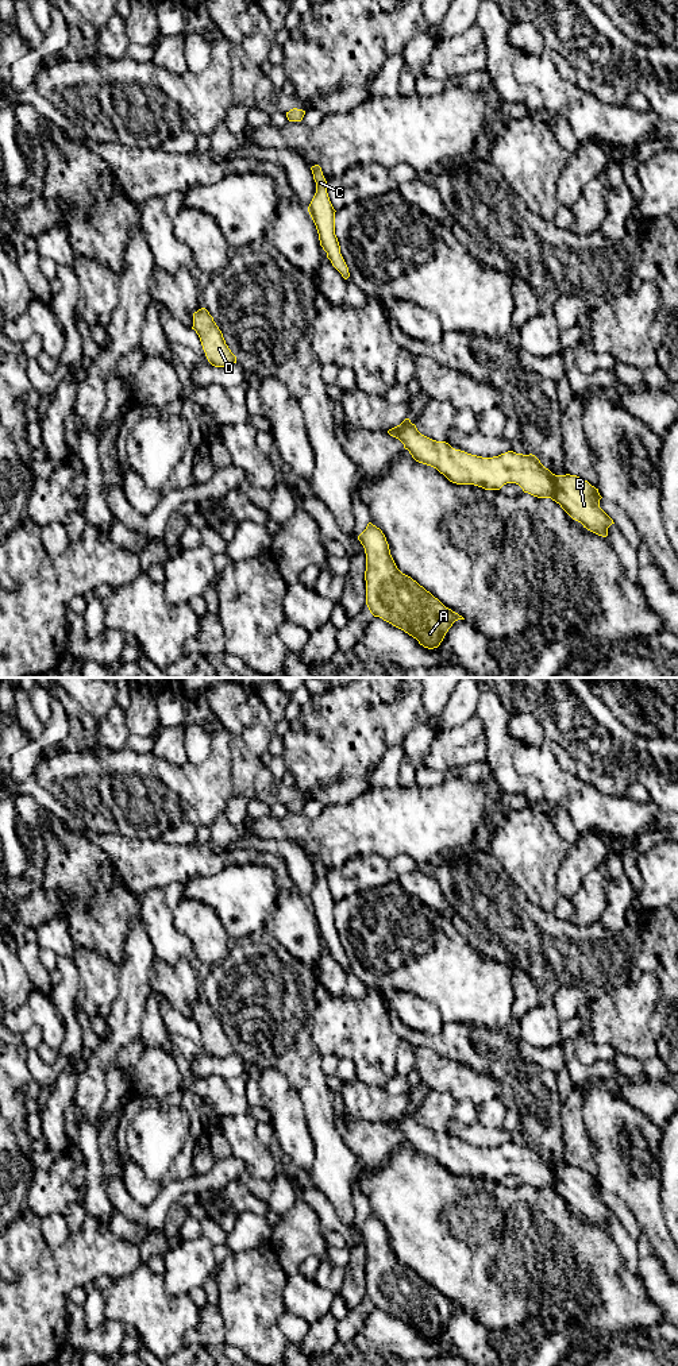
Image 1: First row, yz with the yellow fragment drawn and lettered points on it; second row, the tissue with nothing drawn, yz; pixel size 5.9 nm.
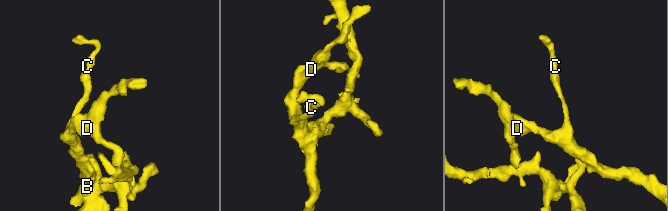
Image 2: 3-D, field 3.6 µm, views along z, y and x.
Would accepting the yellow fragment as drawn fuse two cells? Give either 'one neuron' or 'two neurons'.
two neurons

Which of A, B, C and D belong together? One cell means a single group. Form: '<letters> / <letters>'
A / B C D

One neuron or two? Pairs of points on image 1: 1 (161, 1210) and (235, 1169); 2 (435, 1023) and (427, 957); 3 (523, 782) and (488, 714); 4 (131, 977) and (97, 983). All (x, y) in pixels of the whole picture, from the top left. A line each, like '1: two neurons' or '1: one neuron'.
1: one neuron
2: two neurons
3: one neuron
4: two neurons

